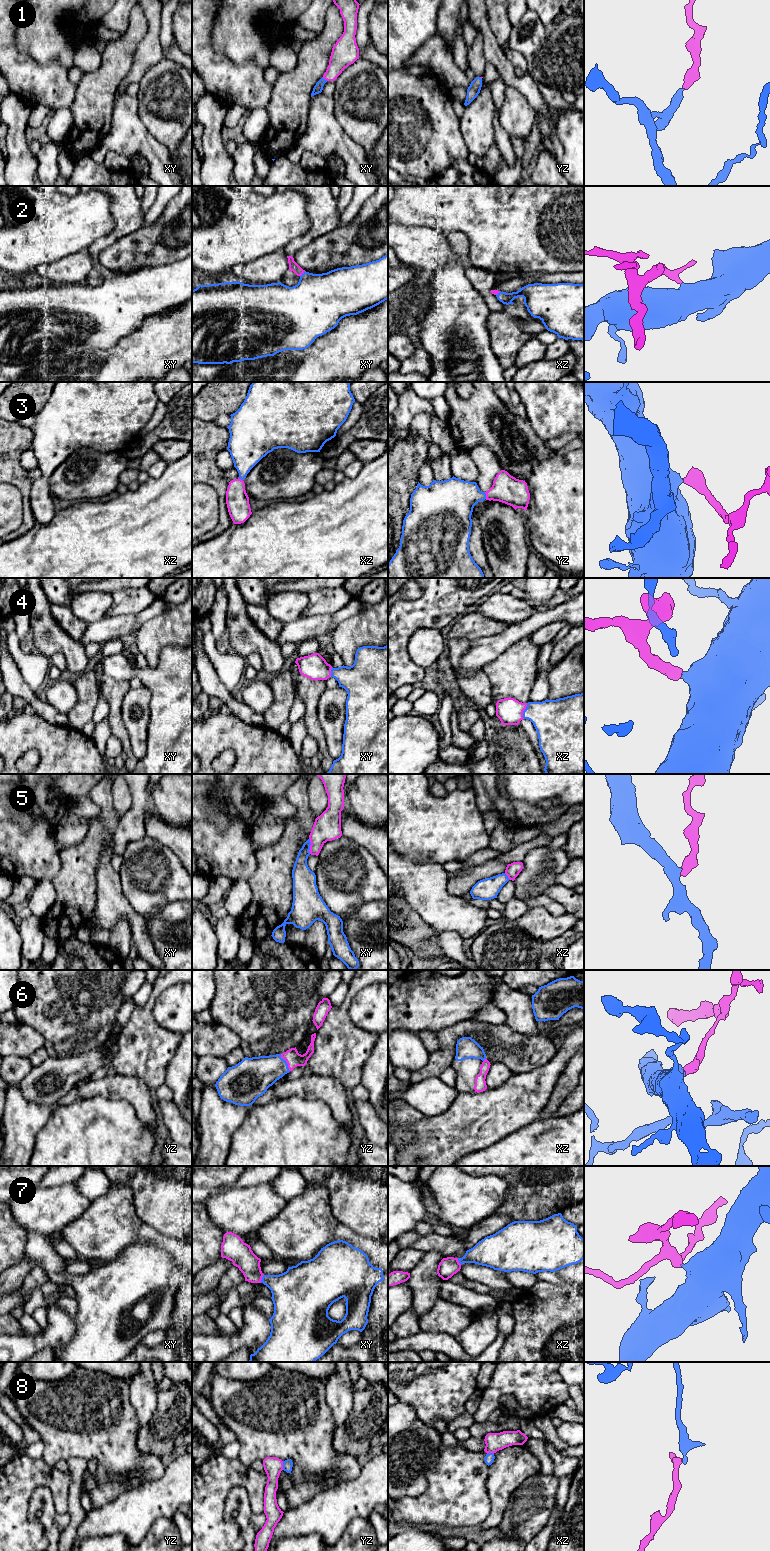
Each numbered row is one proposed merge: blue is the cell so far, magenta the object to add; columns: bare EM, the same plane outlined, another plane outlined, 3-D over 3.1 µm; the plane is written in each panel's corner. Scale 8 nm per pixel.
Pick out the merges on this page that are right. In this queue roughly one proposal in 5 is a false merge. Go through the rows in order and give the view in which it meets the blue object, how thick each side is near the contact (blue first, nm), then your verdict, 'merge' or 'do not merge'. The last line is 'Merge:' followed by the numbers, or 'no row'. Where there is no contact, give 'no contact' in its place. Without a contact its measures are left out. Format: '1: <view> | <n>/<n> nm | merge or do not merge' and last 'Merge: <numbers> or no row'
1: xy | 70/190 nm | merge
2: xy | 440/80 nm | merge
3: yz | 320/220 nm | merge
4: xz | 320/200 nm | merge
5: xy | 160/220 nm | do not merge
6: yz | 280/120 nm | merge
7: xy | 300/180 nm | merge
8: yz | 80/150 nm | do not merge
Merge: 1, 2, 3, 4, 6, 7

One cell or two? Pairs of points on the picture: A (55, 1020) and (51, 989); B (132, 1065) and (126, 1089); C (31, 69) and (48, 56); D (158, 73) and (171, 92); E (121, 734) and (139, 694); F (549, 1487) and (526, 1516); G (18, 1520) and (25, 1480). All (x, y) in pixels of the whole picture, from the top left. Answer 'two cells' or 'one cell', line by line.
A: one cell
B: two cells
C: two cells
D: one cell
E: two cells
F: one cell
G: one cell

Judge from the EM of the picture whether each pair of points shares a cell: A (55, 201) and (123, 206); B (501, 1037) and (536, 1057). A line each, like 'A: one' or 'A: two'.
A: two
B: one

